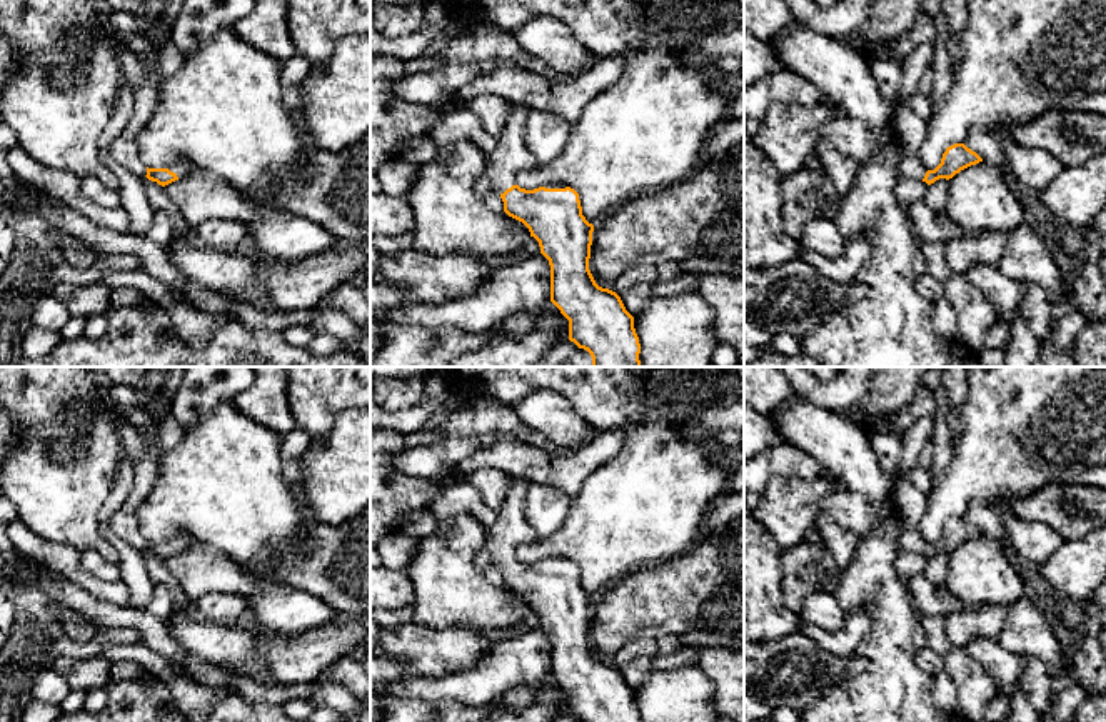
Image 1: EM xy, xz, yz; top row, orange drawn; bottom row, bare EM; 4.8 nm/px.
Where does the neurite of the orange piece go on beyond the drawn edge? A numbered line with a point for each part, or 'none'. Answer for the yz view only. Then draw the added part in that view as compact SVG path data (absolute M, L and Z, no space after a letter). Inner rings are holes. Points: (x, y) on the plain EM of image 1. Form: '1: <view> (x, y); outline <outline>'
1: yz (909, 502); outline M909 472L891 475L891 480L896 515L902 520L902 532L897 542L899 549L923 554L928 542L921 537L921 519L926 512L928 499L912 485Z

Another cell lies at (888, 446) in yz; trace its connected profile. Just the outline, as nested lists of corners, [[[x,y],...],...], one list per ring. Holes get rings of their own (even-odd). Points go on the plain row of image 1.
[[[884,425],[867,427],[867,440],[877,455],[886,475],[892,475],[902,455],[902,435],[891,432]]]

